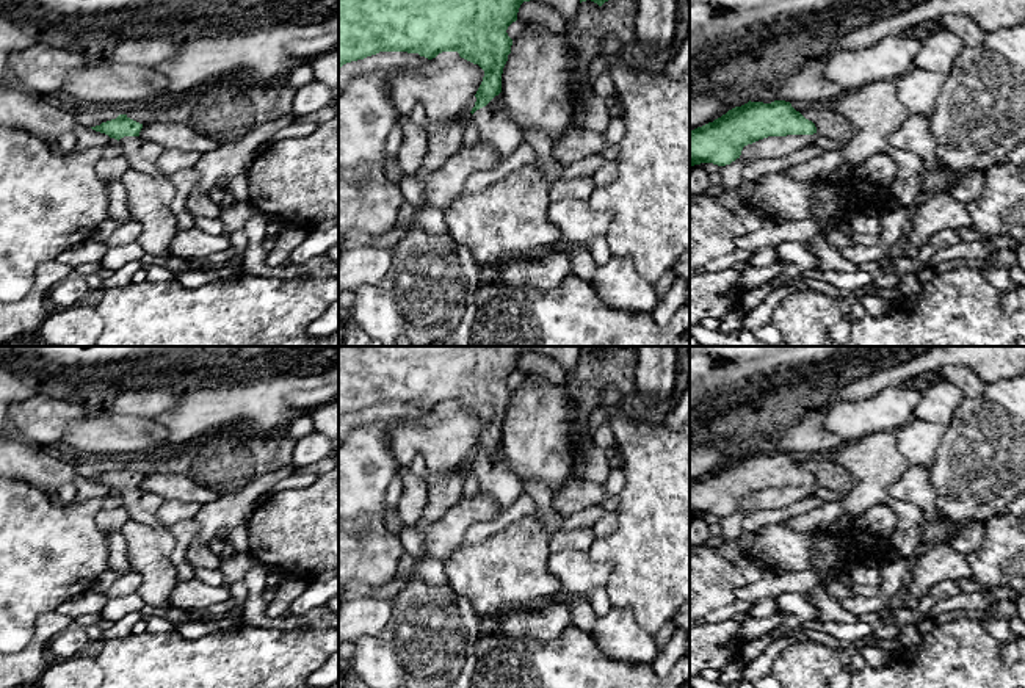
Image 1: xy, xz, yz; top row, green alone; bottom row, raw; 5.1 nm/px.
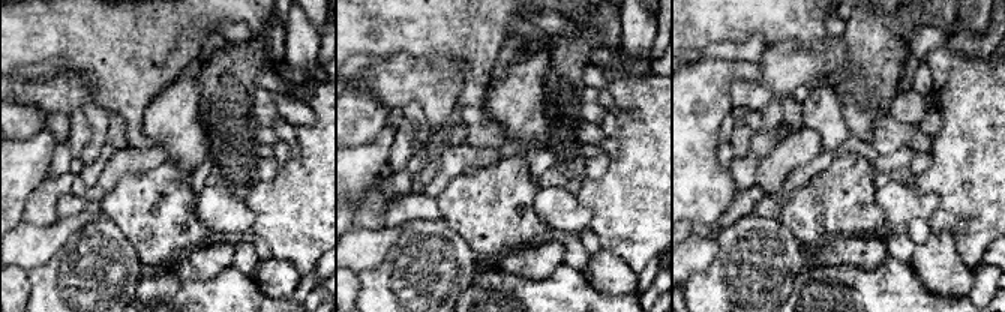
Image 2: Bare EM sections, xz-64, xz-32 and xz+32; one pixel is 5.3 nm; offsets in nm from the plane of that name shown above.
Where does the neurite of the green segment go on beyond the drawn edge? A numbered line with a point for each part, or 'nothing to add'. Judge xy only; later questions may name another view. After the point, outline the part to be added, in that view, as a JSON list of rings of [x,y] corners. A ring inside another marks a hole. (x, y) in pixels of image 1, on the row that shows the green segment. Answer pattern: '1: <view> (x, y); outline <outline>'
1: xy (141, 155); outline [[[124,136],[119,139],[122,155],[130,165],[130,169],[138,172],[158,176],[157,160],[163,154],[163,147],[157,143],[143,139],[141,136]]]

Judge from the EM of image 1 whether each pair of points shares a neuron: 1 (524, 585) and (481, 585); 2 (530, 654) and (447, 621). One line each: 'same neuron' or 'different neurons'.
1: same neuron
2: different neurons

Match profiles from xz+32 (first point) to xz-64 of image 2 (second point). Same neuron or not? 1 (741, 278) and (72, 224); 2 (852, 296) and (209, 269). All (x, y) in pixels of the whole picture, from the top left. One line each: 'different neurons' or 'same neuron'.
1: different neurons
2: different neurons

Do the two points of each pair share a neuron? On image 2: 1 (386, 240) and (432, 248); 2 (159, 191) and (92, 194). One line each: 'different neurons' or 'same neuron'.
1: different neurons
2: different neurons

